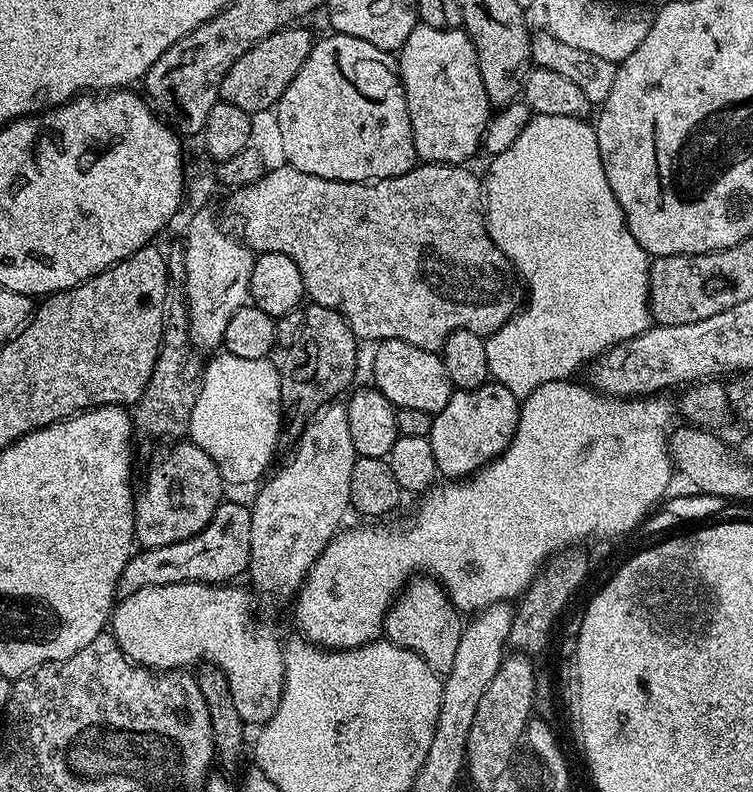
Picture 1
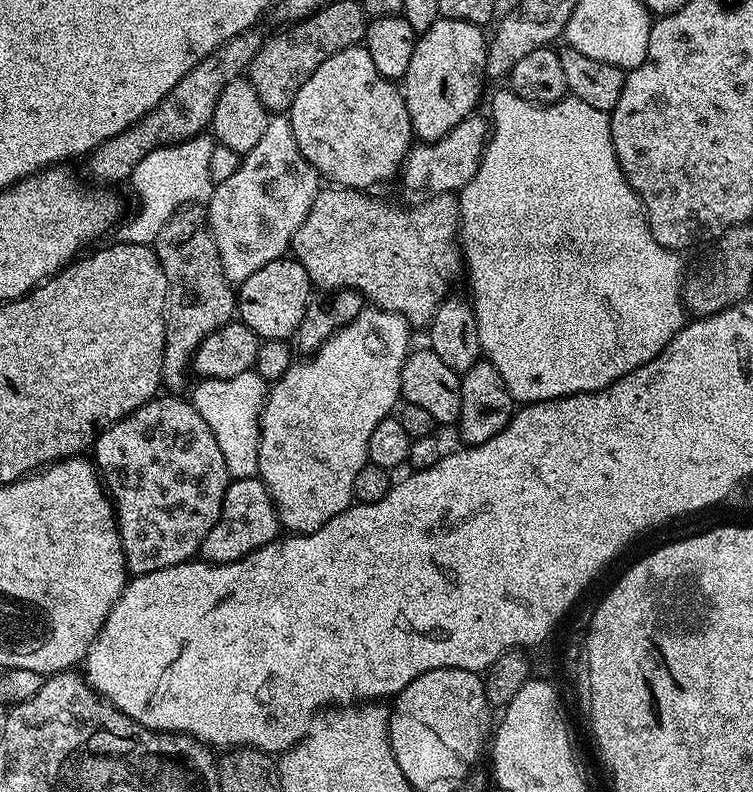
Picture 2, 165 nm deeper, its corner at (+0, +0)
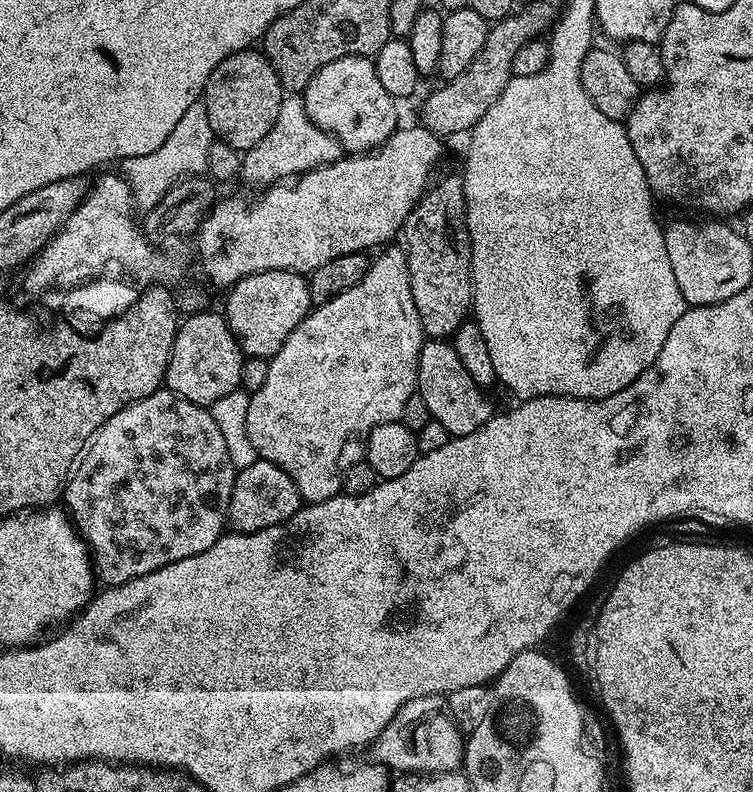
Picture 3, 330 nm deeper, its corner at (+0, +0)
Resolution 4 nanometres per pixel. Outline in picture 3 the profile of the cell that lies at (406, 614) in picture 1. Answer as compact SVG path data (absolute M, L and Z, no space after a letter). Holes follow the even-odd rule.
M419 696L413 700L408 700L390 718L390 726L378 734L376 743L371 745L371 759L387 766L396 774L435 774L438 772L454 772L463 765L465 737L462 735L456 722L446 711L446 700L444 696Z

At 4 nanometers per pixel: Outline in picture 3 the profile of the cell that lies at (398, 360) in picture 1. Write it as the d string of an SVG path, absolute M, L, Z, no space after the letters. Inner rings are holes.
M425 339L420 347L416 387L426 401L432 419L446 426L449 437L474 434L474 430L478 430L494 415L489 393L476 384L474 378L470 378L466 366L462 366L462 361L448 340Z

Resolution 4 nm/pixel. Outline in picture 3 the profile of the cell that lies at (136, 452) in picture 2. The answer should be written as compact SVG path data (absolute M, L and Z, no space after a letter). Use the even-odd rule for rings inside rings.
M161 390L118 410L118 414L111 416L85 447L74 471L68 477L66 491L62 496L68 515L71 516L73 524L76 525L88 546L97 581L104 586L125 584L142 574L150 574L162 566L170 566L174 562L182 562L182 558L190 558L194 554L202 554L210 550L210 546L214 546L214 542L218 542L218 538L225 535L230 494L234 490L237 471L234 462L230 462L230 453L226 451L226 441L218 430L218 422L214 422L212 413L207 407L186 402L186 398L178 394Z

